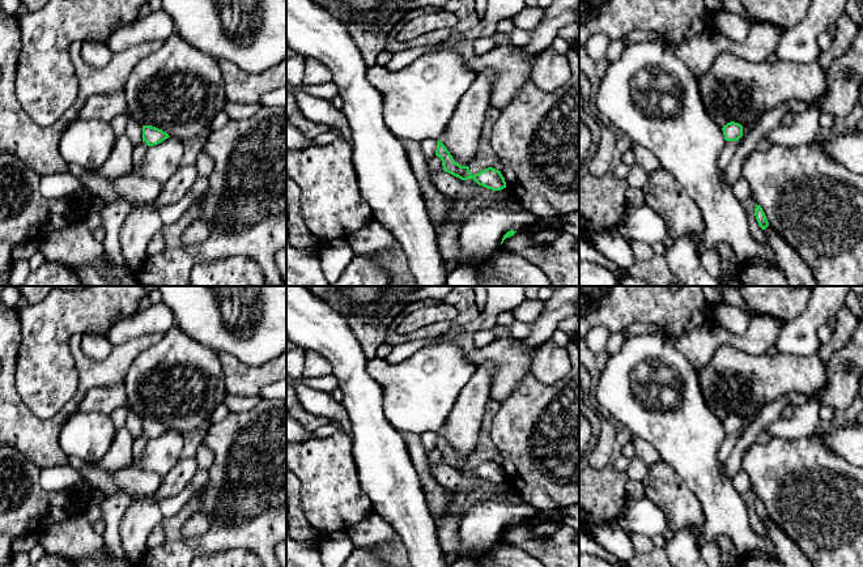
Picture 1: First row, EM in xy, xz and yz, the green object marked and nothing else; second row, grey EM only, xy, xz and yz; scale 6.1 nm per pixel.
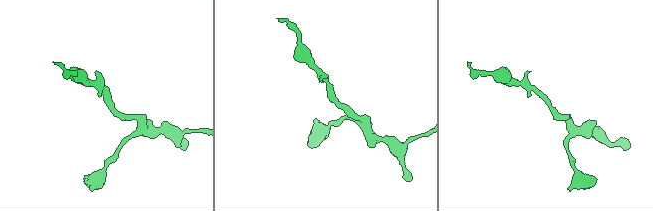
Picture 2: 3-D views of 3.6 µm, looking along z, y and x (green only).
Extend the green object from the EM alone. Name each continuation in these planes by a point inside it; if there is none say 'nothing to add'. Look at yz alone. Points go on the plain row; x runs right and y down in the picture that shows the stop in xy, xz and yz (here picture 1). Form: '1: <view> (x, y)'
nothing to add

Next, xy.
nothing to add

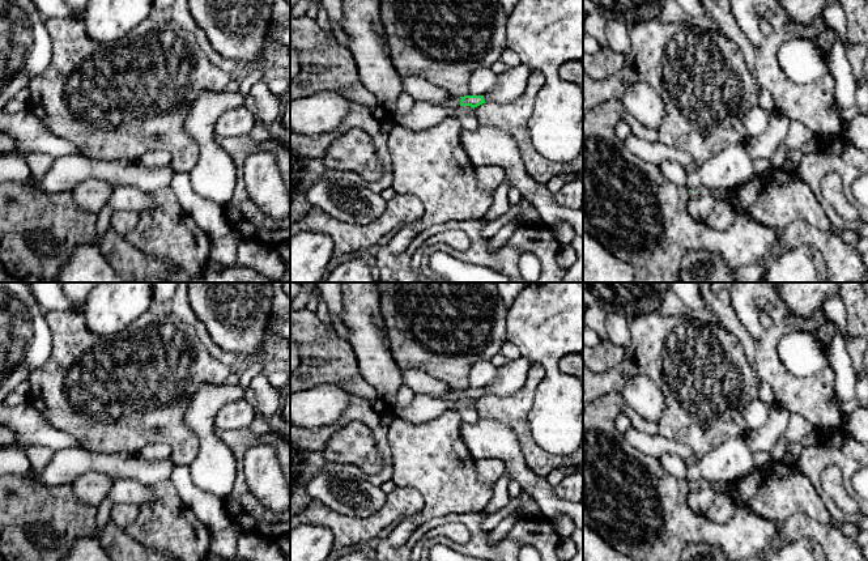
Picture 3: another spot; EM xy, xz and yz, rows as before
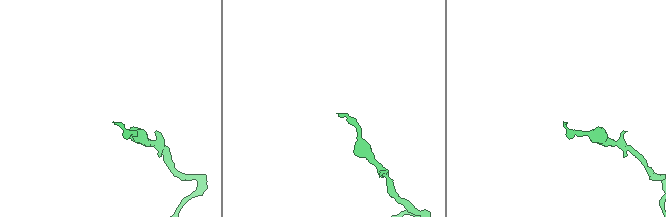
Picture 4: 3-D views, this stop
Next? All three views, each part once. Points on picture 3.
1: xz (455, 394)

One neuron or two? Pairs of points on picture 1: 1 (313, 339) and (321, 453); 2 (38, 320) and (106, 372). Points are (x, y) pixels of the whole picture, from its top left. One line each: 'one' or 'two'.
1: two
2: two

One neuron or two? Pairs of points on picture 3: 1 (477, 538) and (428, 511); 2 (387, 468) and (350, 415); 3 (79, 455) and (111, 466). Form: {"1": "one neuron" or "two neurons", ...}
{"1": "two neurons", "2": "one neuron", "3": "one neuron"}

